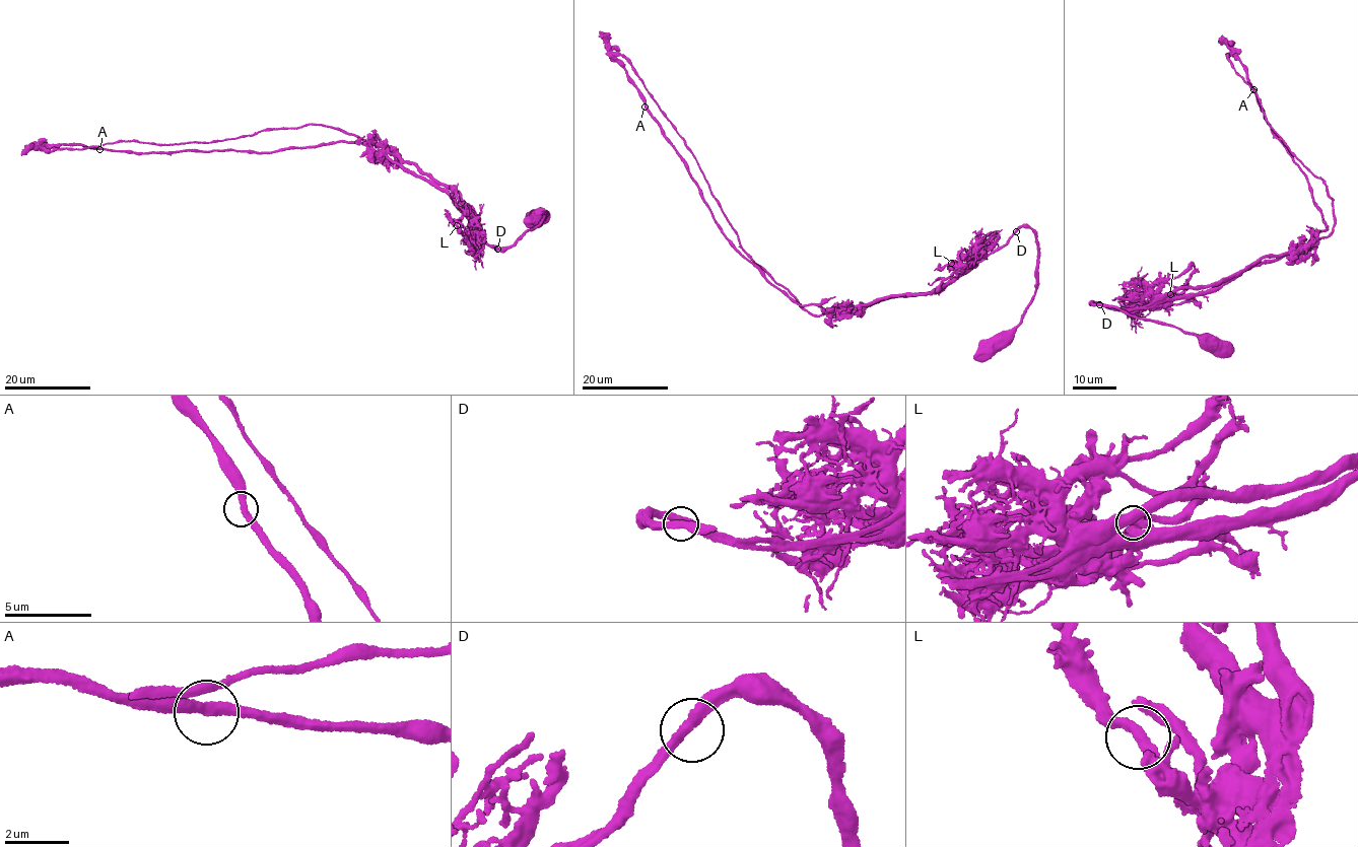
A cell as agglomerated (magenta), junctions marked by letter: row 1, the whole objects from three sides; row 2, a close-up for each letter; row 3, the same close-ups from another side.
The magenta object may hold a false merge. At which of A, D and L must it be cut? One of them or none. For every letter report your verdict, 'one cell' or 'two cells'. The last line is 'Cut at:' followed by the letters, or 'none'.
A: one cell
D: two cells
L: one cell
Cut at: D

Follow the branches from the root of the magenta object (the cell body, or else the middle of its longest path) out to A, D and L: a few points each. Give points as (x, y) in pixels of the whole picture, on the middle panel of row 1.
A: (1002, 344), (1035, 291), (1031, 229), (929, 292), (839, 310), (800, 304), (731, 245), (644, 107)
D: (1002, 344), (1006, 344), (1027, 310), (1036, 282), (1036, 232), (1022, 226), (1016, 231)
L: (1002, 344), (1006, 344), (1019, 324), (1035, 291), (1036, 232), (1022, 226), (1002, 246), (977, 262), (951, 263)

